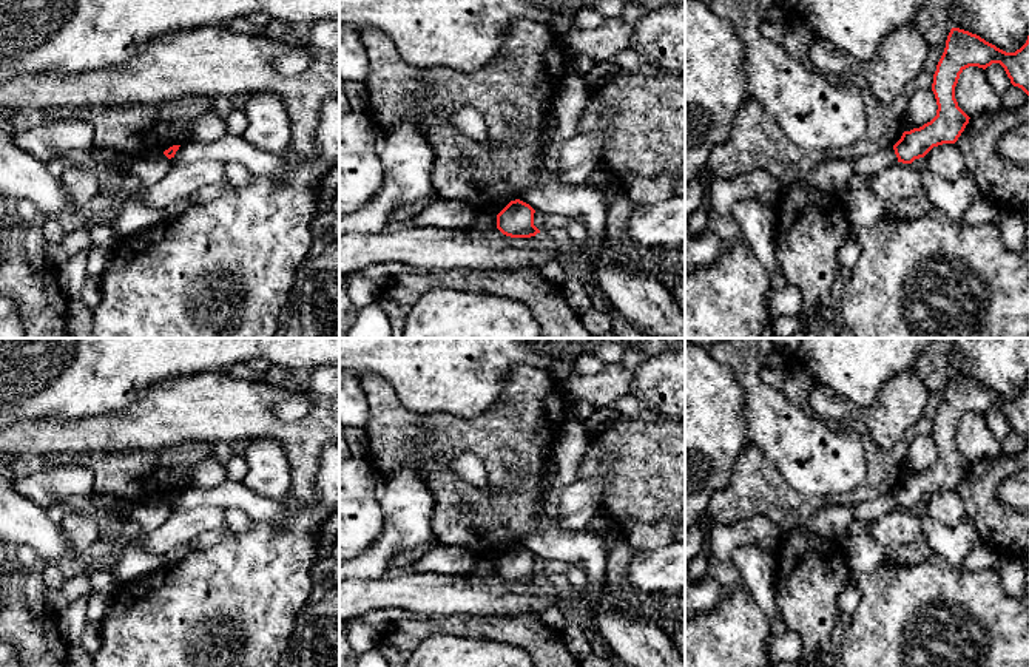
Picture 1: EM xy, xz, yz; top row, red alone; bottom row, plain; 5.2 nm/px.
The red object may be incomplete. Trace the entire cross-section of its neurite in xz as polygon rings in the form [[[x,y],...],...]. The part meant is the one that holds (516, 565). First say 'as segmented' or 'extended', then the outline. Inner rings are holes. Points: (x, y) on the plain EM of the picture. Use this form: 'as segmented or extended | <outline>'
as segmented | [[[511,547],[498,560],[497,560],[497,574],[511,584],[531,584],[540,579],[534,571],[535,556],[520,547]]]

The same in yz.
as segmented | [[[960,374],[950,375],[932,429],[936,462],[923,472],[902,479],[893,491],[898,508],[912,510],[933,493],[958,486],[970,465],[955,445],[960,420],[969,412],[986,415],[992,409],[1000,409],[1010,429],[1029,442],[1029,381],[1020,395],[1006,398],[977,380]]]

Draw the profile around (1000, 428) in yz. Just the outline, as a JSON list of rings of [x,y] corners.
[[[992,409],[990,412],[987,412],[986,422],[989,423],[995,438],[1000,442],[1003,442],[1012,432],[1010,425],[1000,409]]]

